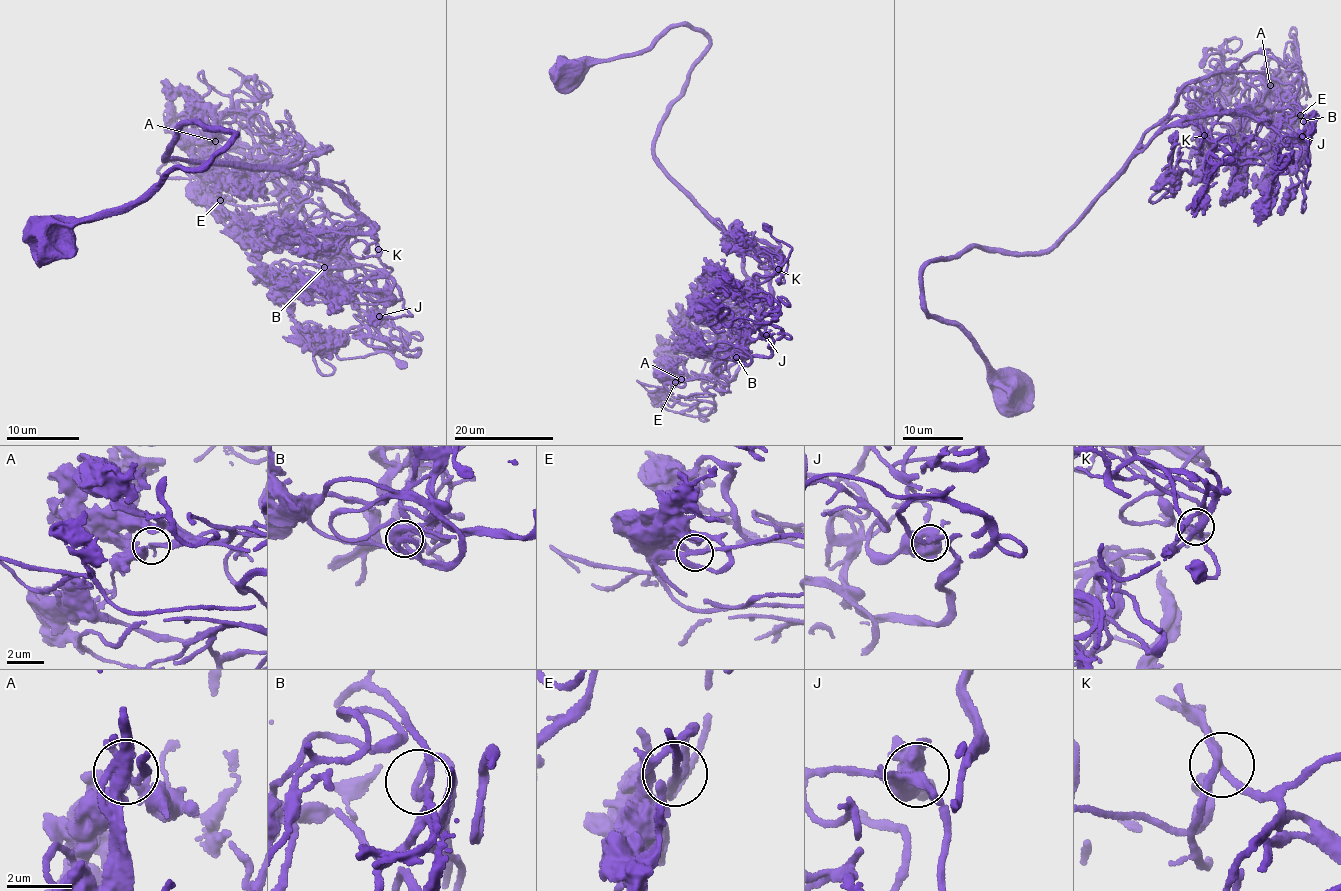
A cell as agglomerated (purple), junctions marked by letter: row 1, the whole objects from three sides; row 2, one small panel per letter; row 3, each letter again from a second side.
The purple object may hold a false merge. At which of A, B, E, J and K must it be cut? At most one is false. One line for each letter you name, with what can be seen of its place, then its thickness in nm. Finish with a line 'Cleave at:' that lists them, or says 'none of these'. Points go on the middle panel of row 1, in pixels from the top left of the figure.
Cleave at: none of these

